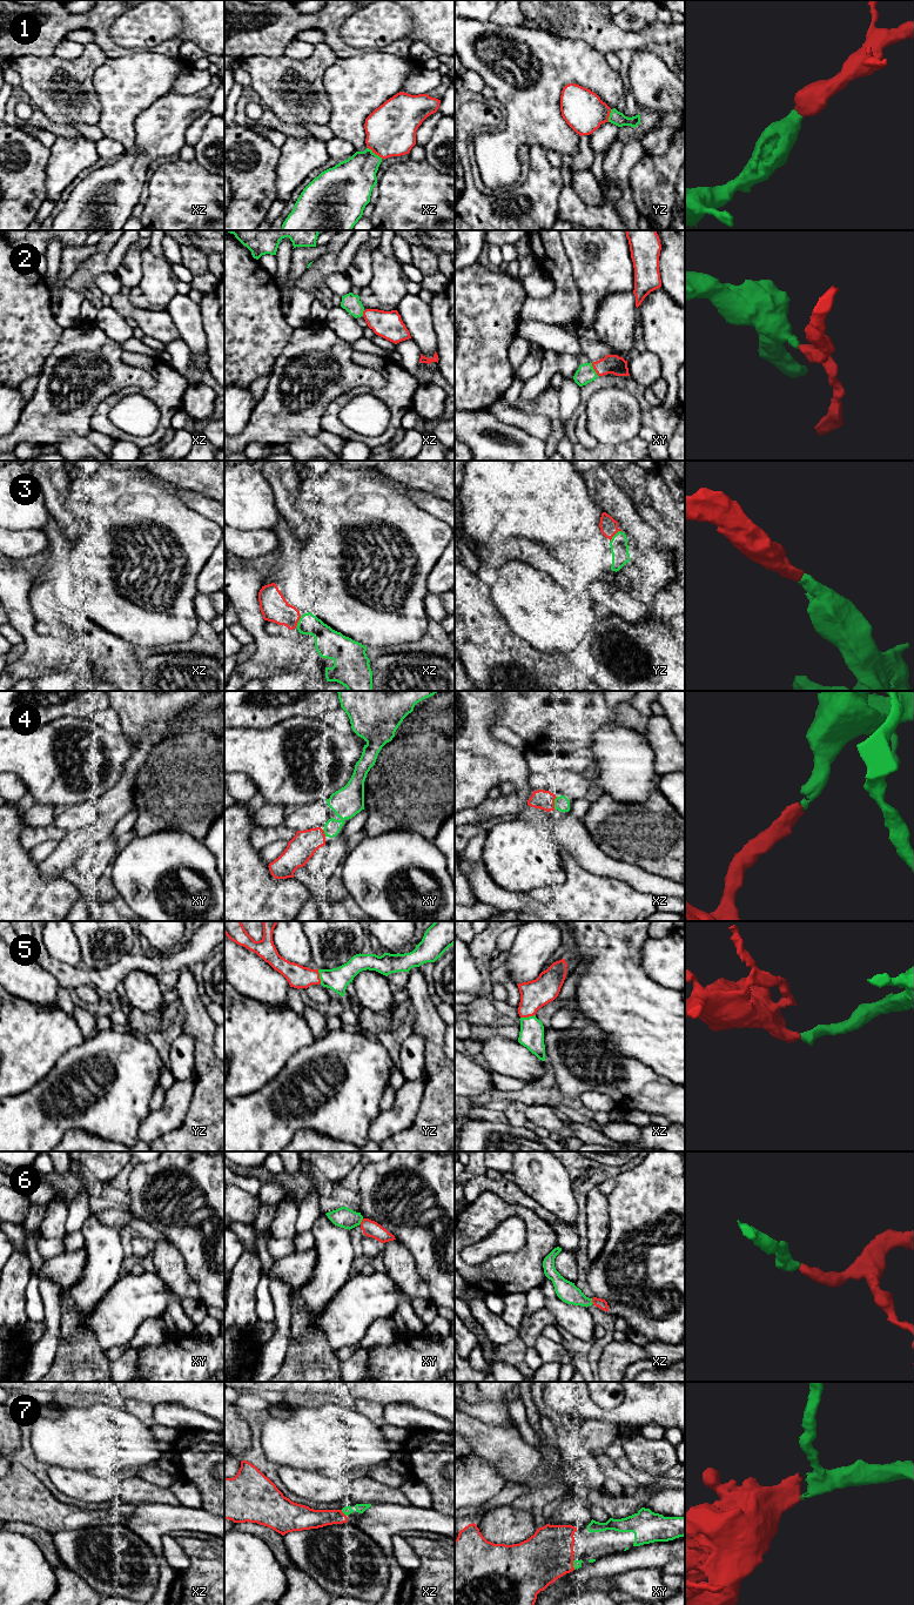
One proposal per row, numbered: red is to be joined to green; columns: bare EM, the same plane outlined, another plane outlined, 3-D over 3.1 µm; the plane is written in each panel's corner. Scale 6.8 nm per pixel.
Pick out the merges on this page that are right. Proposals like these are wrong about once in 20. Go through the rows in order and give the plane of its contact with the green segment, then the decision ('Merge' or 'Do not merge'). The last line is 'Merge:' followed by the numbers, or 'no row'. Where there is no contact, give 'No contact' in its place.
1: Touches green in xz. Merge
2: Touches green in xy. Merge
3: Touches green in yz. Merge
4: Touches green in xz. Merge
5: Touches green in xz. Merge
6: Touches green in xy. Merge
7: Touches green in xy. Merge
Merge: 1, 2, 3, 4, 5, 6, 7

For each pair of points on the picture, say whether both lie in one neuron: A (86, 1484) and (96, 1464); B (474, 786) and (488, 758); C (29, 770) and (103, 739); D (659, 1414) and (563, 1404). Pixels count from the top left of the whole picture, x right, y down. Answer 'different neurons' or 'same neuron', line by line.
A: different neurons
B: same neuron
C: same neuron
D: same neuron

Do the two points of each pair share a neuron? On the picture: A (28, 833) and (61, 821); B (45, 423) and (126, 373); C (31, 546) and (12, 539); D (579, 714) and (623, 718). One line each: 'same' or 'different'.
A: different
B: same
C: same
D: same

